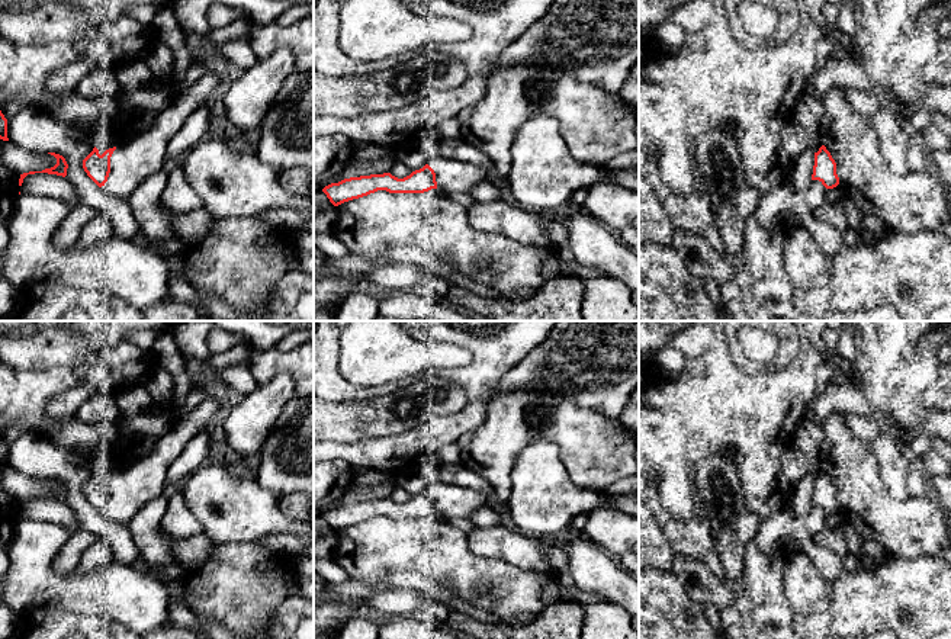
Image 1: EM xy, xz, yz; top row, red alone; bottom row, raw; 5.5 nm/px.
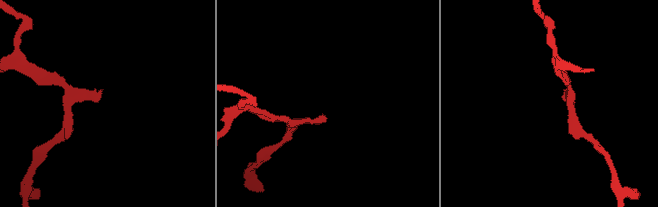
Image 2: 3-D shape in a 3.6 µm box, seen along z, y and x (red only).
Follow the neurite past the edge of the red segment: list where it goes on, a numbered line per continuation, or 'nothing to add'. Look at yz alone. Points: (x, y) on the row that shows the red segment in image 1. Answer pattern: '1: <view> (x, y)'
nothing to add

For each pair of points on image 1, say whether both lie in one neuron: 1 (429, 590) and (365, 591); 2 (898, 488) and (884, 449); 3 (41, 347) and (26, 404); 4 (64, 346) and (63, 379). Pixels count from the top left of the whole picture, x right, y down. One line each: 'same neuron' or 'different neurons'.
1: same neuron
2: same neuron
3: different neurons
4: different neurons

